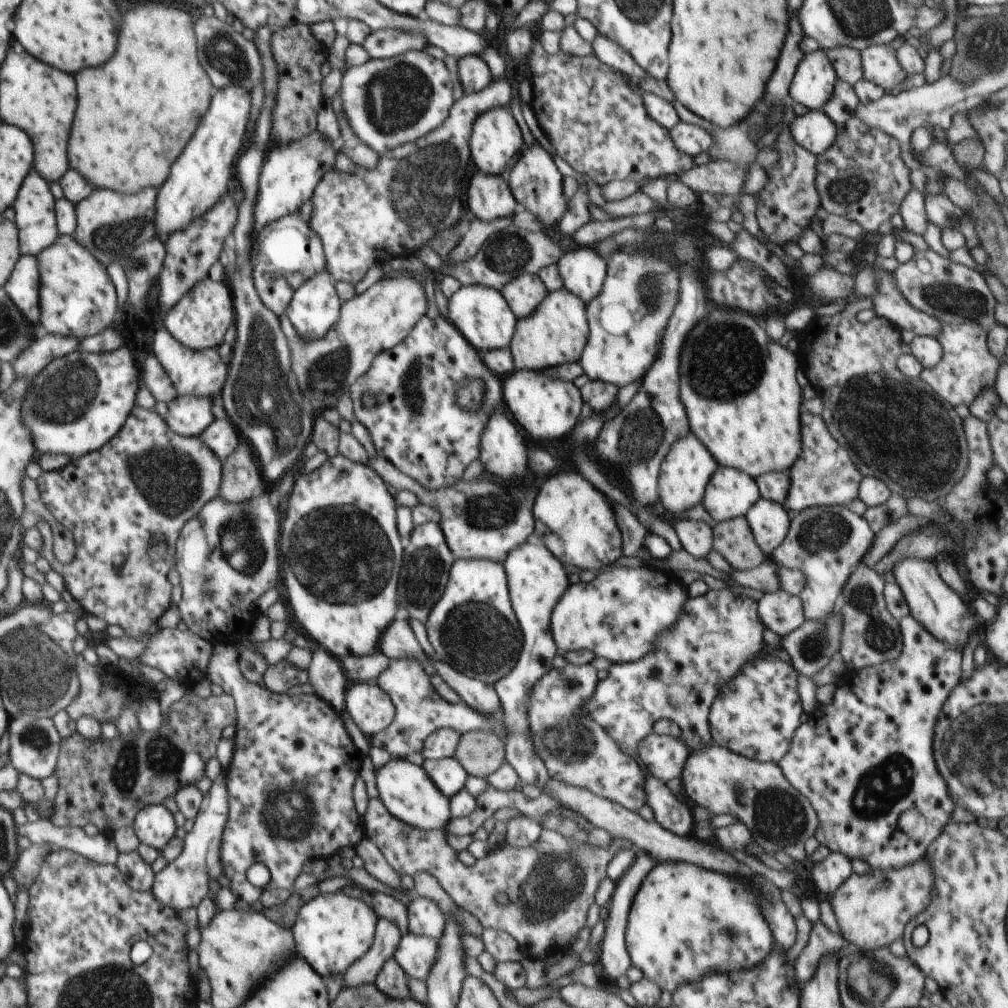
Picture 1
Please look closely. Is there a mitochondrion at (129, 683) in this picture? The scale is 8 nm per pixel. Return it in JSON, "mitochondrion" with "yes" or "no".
{"mitochondrion":"no"}

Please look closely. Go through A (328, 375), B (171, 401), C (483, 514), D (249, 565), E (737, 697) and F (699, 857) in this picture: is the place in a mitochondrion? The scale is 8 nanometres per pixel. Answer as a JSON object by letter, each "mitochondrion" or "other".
{"A":"mitochondrion","B":"other","C":"mitochondrion","D":"mitochondrion","E":"other","F":"other"}

